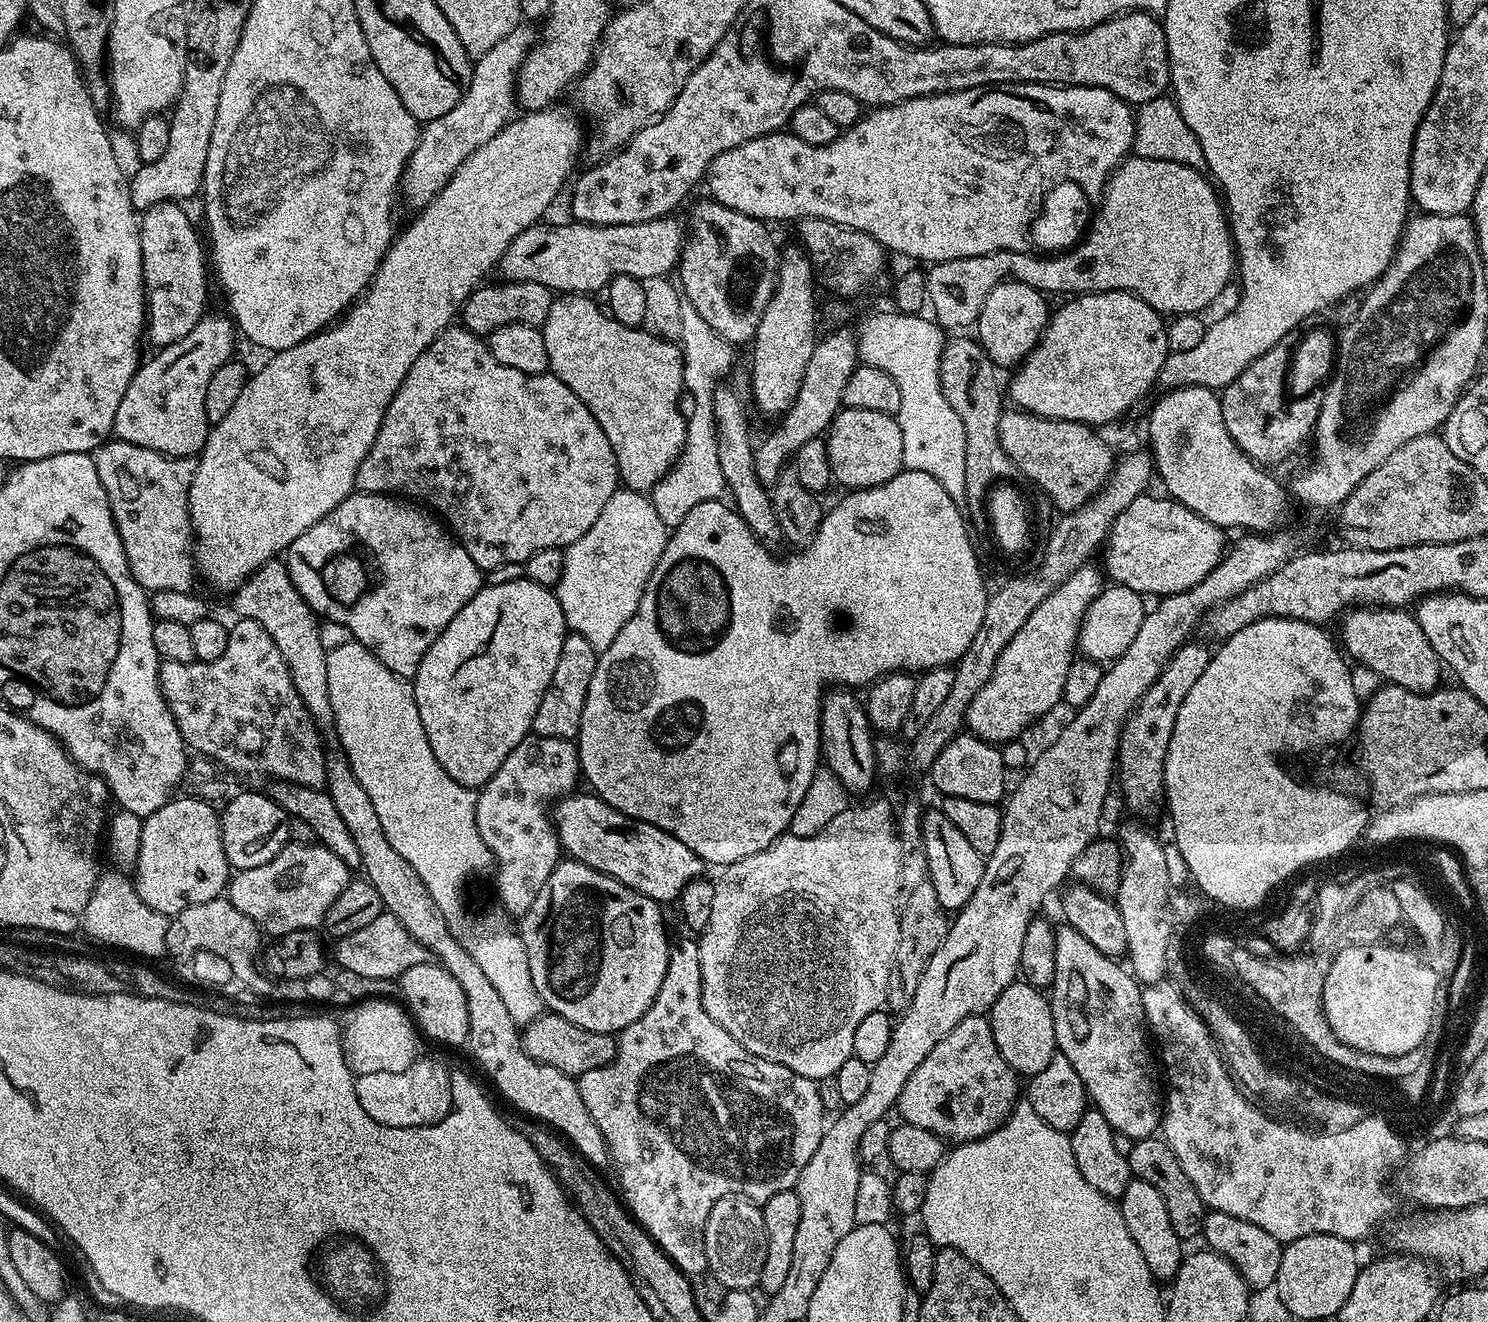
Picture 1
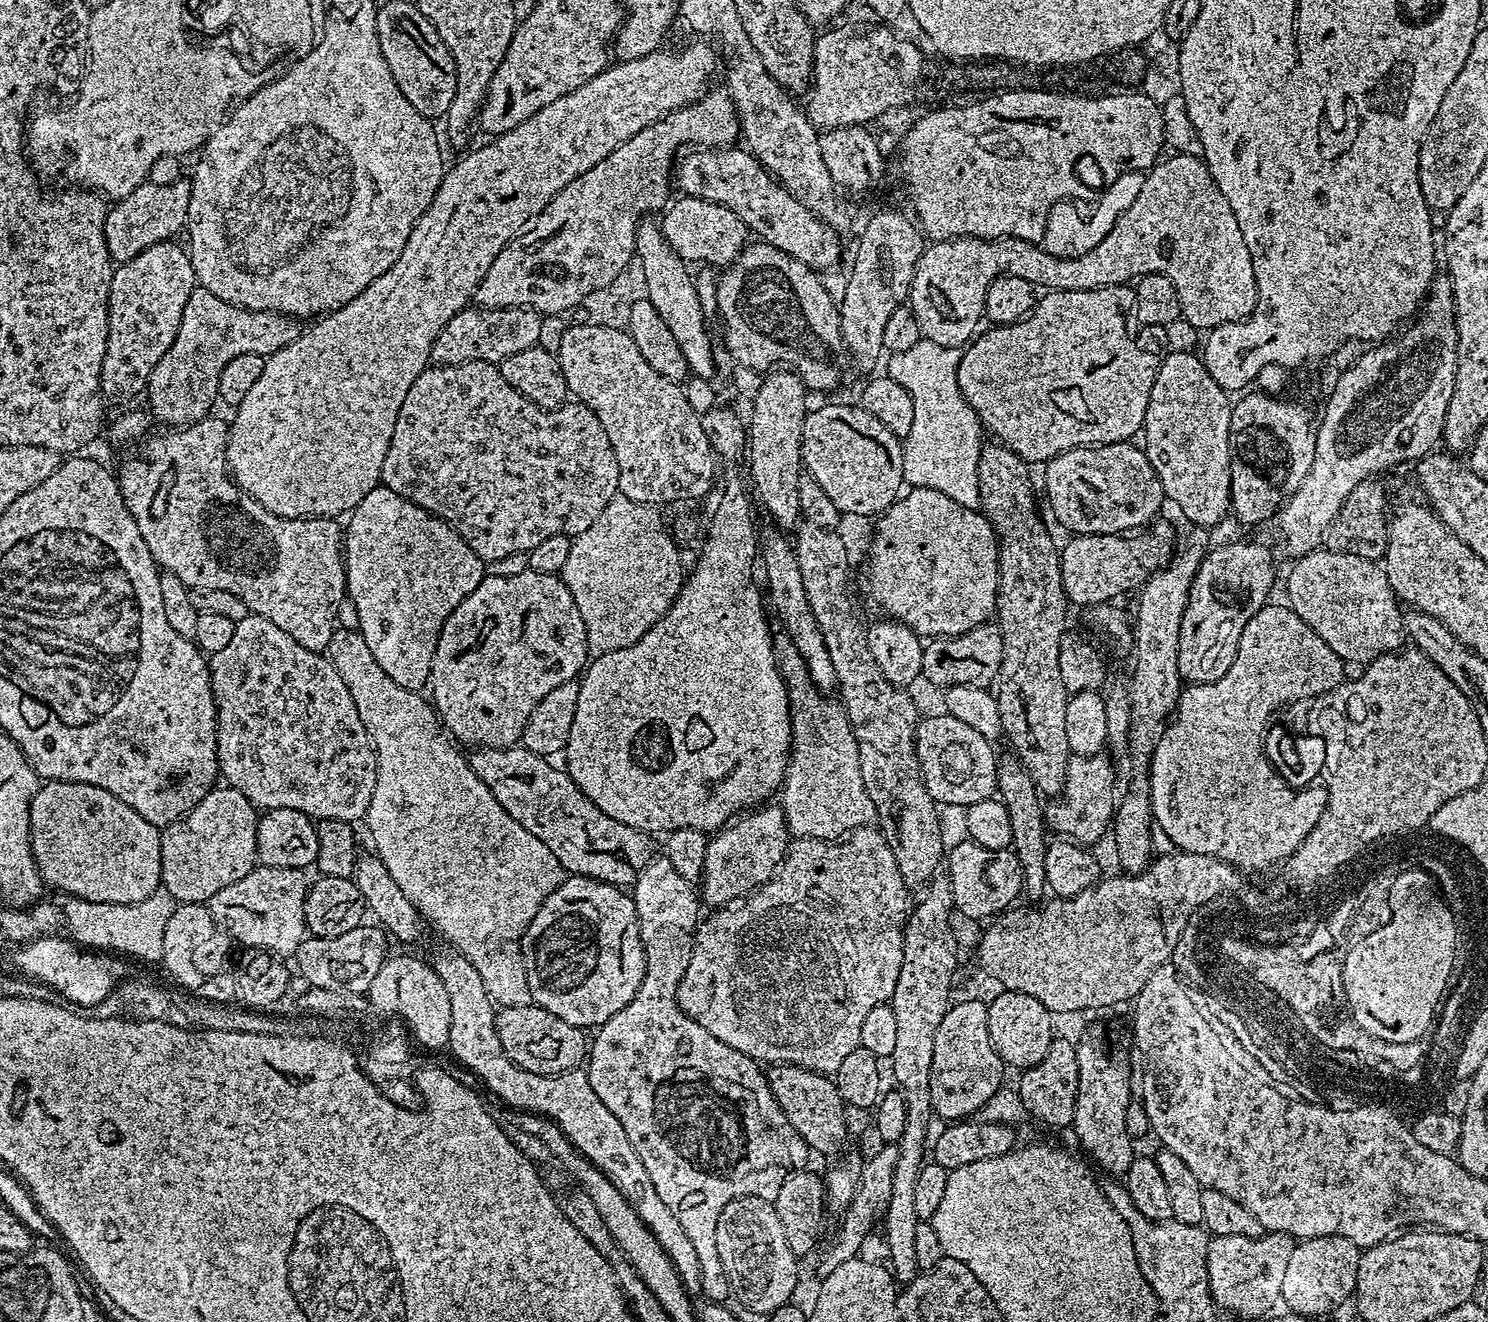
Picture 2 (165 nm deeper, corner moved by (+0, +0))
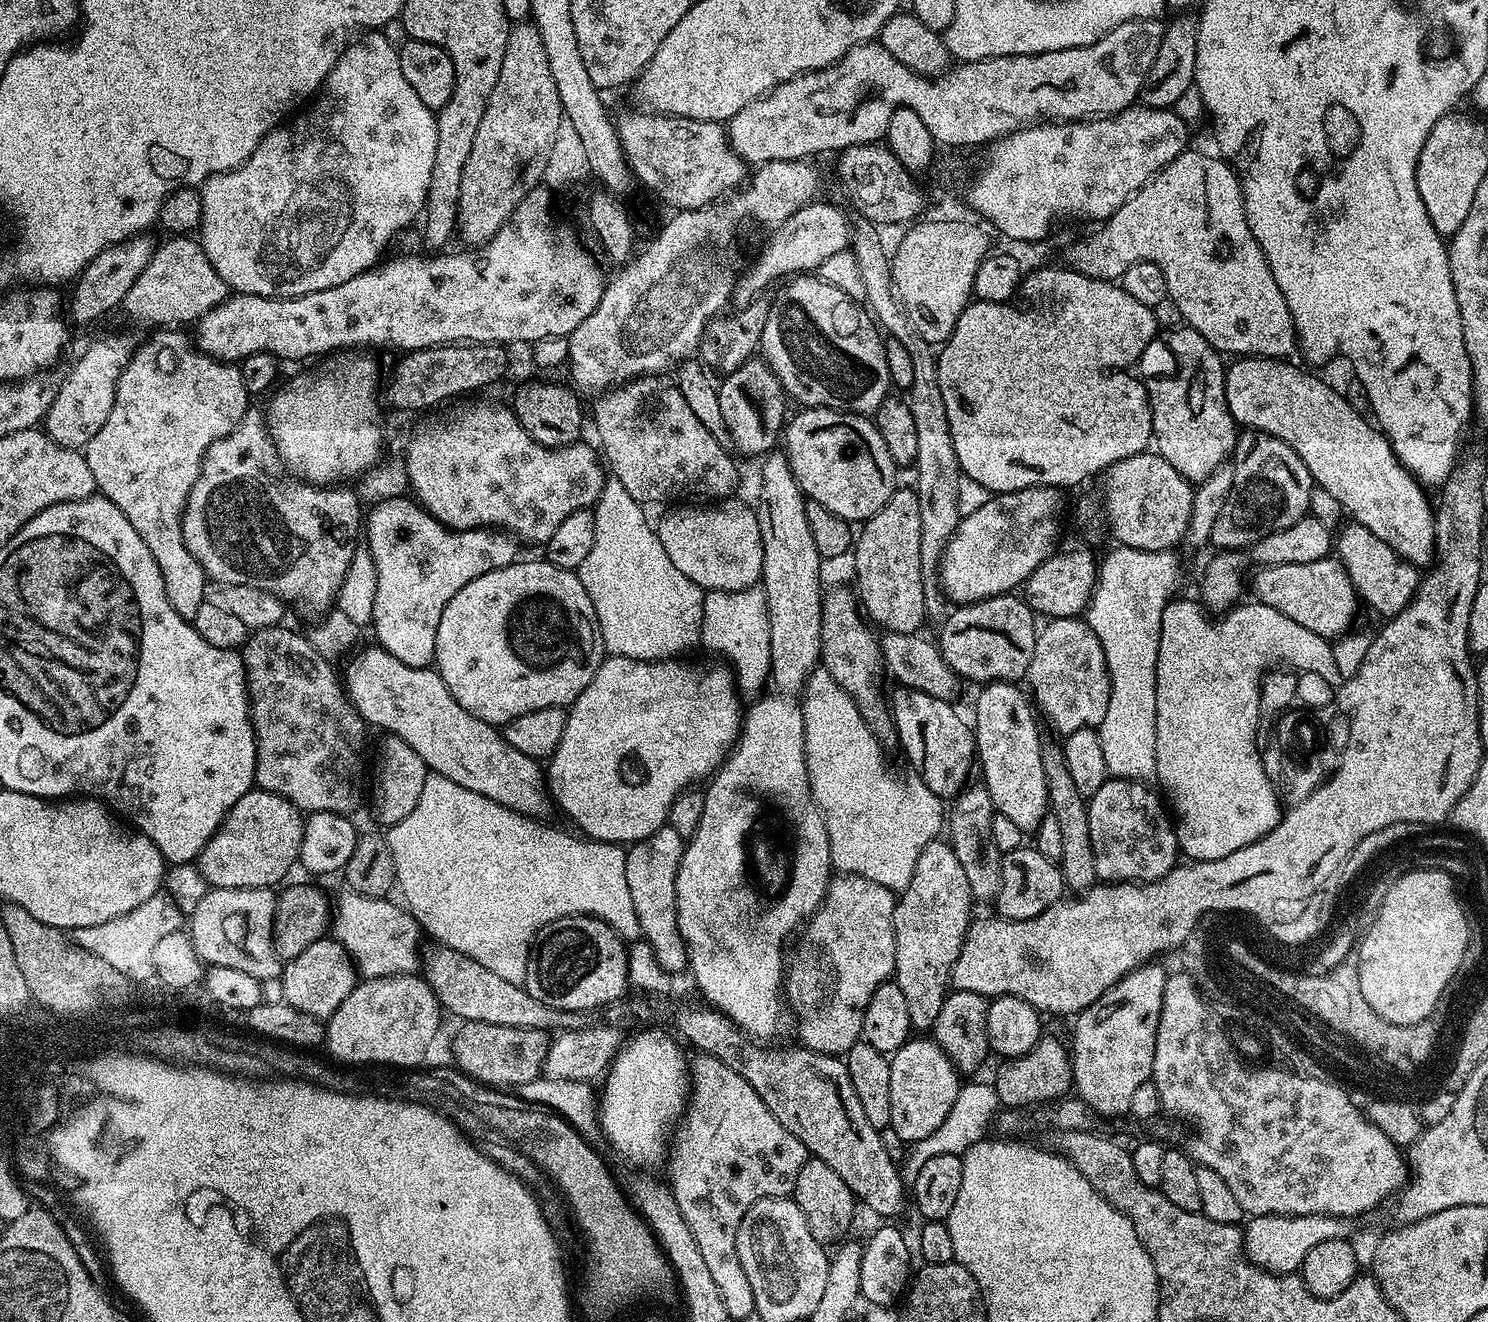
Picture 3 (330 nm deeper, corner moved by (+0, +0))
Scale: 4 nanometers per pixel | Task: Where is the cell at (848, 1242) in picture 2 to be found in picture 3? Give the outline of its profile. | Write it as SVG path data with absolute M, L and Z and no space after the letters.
M991 1081L963 1083L958 1098L955 1099L954 1106L951 1107L950 1114L947 1115L946 1122L942 1122L942 1125L938 1126L938 1130L934 1130L934 1133L915 1141L909 1147L911 1150L901 1167L901 1175L905 1181L910 1184L915 1181L919 1170L922 1170L922 1167L930 1159L936 1158L940 1154L962 1156L974 1142L985 1139L989 1133L987 1132L988 1126L990 1130L991 1122L997 1115L1000 1105L995 1083Z

